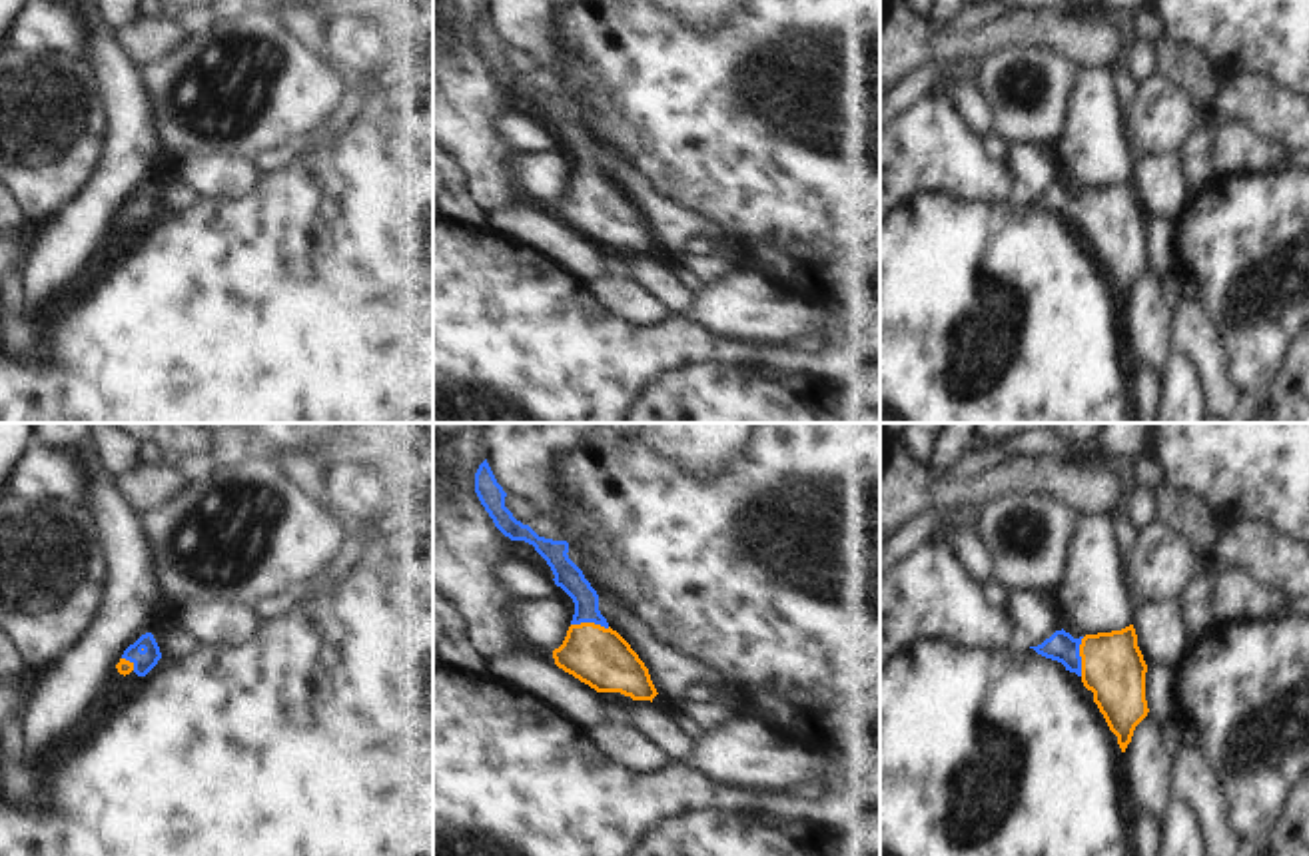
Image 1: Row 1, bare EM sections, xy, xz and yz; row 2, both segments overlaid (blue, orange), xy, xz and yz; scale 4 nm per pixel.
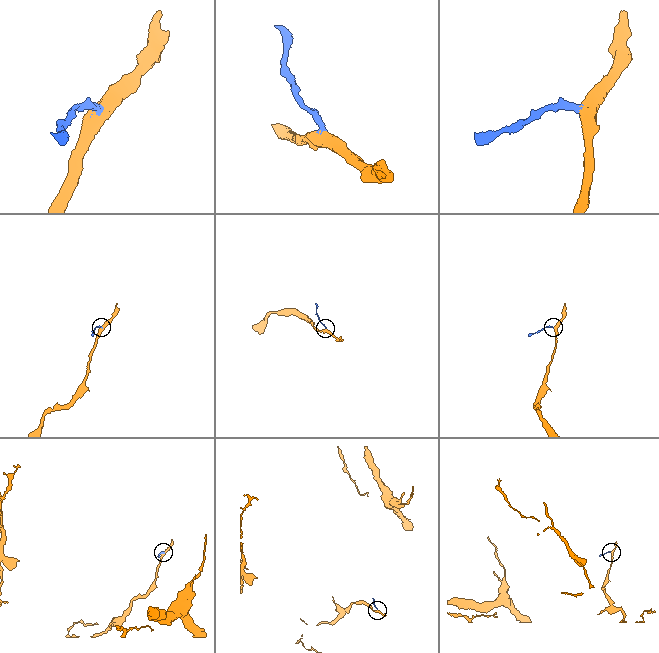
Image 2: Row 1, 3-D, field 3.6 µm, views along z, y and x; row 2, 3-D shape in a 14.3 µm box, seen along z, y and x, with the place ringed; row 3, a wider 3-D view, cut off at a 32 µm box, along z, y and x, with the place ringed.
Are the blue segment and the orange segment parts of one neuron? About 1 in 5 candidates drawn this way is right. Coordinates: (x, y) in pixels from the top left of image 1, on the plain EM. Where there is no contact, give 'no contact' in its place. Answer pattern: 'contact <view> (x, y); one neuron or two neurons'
contact yz (1080, 210); one neuron

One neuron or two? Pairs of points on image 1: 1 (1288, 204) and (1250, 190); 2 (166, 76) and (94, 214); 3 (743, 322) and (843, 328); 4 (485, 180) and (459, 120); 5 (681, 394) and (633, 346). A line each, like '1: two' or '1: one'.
1: one
2: two
3: one
4: one
5: two

